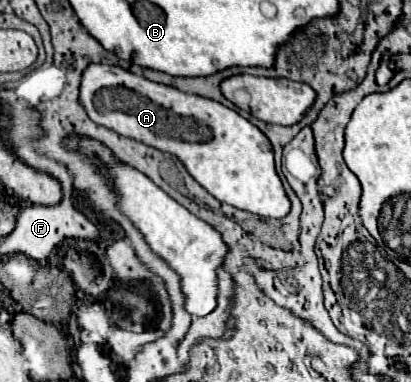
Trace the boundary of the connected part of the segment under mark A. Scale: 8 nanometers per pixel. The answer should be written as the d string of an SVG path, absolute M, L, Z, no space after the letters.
M105 64L85 68L79 102L95 124L177 156L187 172L219 202L263 218L283 218L289 212L267 136L235 110Z

